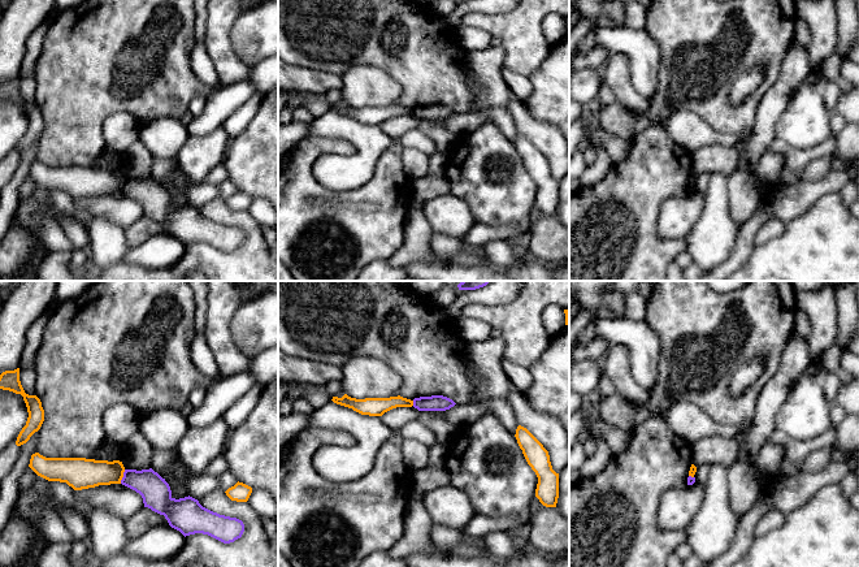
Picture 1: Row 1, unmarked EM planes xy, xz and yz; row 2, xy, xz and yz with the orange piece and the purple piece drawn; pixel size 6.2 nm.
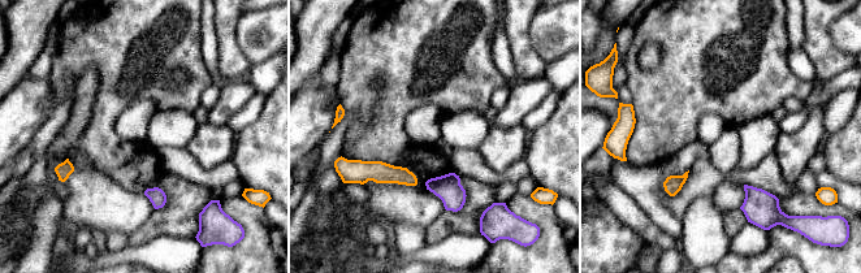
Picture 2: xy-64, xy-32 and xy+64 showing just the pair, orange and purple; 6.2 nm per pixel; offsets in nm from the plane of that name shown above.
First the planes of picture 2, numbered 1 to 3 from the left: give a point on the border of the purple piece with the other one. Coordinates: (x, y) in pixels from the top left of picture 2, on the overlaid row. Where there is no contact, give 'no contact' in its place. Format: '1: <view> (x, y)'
1: no contact
2: no contact
3: no contact

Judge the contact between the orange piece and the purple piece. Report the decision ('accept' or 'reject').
reject

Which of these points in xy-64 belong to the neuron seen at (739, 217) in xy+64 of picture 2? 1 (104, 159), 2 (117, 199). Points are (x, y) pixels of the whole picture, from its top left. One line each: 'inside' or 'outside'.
1: inside
2: outside

